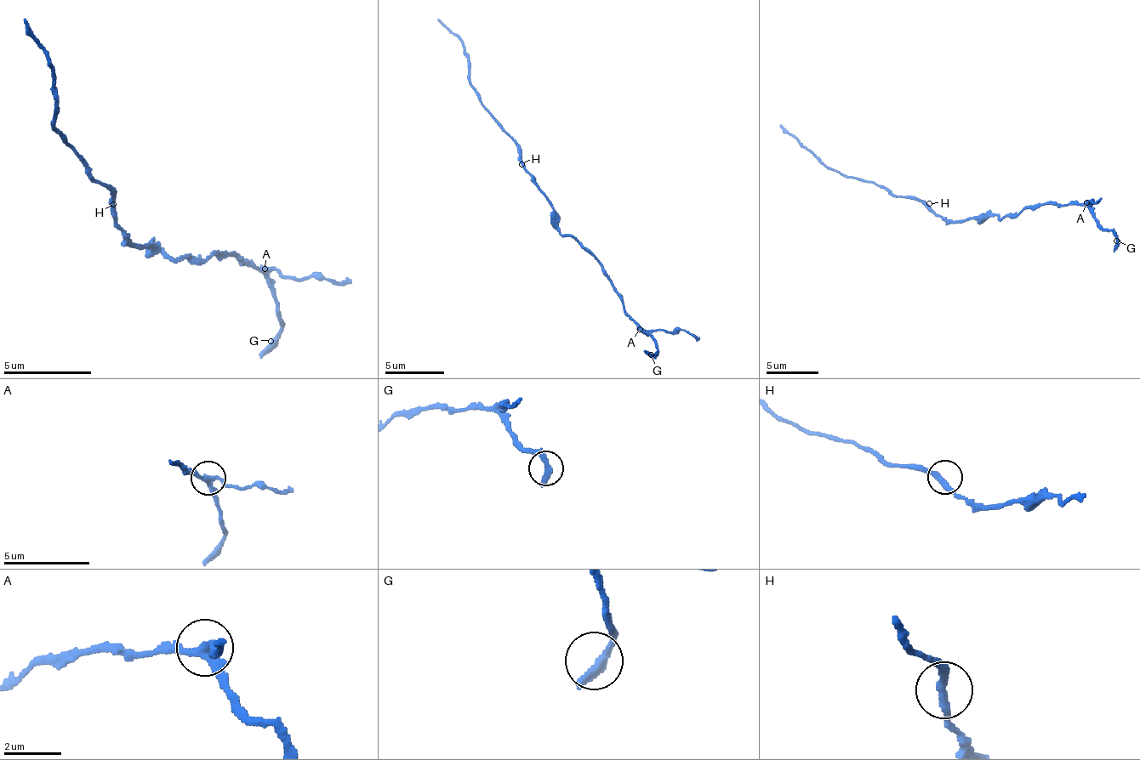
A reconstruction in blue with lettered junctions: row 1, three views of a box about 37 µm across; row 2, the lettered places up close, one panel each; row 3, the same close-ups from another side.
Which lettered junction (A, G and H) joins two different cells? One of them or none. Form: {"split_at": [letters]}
{"split_at": ["A"]}

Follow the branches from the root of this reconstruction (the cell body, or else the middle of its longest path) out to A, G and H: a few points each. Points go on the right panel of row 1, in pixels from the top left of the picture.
A: (954, 219), (998, 216), (1000, 218), (1017, 216), (1023, 210), (1037, 209), (1040, 206), (1087, 201)
G: (954, 219), (998, 216), (1000, 218), (1017, 216), (1023, 210), (1037, 209), (1040, 206), (1079, 202), (1116, 241)
H: (954, 219), (945, 220), (929, 203)

